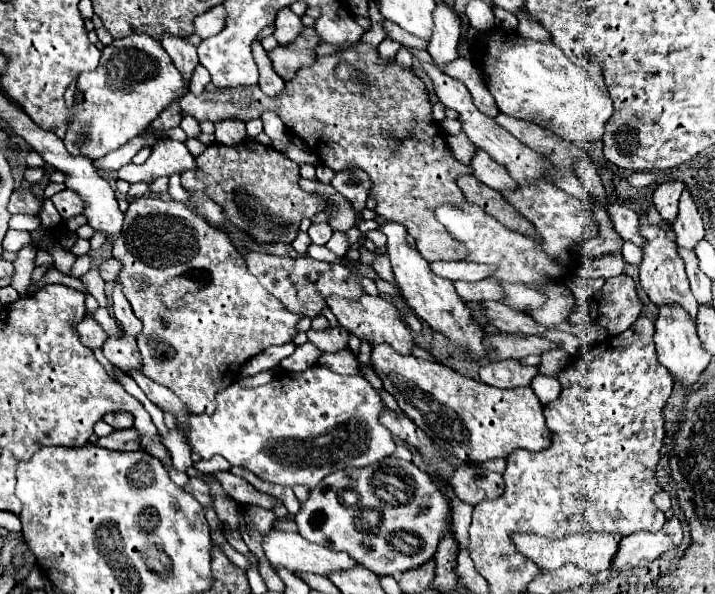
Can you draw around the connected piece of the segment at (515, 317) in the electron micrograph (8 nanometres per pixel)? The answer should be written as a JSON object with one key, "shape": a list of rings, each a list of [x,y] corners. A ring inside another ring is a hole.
{"shape":[[[482,302],[482,310],[488,318],[488,324],[496,326],[500,332],[510,334],[540,334],[542,326],[538,326],[528,314],[510,310],[502,302]]]}

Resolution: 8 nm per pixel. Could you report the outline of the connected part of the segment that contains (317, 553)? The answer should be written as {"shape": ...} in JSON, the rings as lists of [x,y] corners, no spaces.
{"shape":[[[270,528],[264,534],[264,554],[274,568],[288,568],[290,572],[312,572],[328,576],[334,570],[344,570],[356,564],[348,554],[318,546],[298,532],[284,532]]]}

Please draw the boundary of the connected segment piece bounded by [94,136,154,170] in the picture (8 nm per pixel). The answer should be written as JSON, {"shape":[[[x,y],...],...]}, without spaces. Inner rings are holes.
{"shape":[[[136,136],[136,138],[132,138],[130,142],[126,142],[122,148],[118,148],[118,150],[114,150],[114,152],[98,158],[98,160],[94,160],[94,166],[96,166],[98,170],[100,170],[100,168],[102,168],[102,170],[120,170],[122,166],[126,166],[126,164],[132,162],[132,158],[140,152],[140,148],[142,148],[146,142],[152,146],[152,144],[154,144],[154,138],[144,140],[144,138]]]}

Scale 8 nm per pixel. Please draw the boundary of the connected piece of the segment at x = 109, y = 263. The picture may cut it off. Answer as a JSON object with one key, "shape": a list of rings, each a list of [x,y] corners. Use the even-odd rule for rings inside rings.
{"shape":[[[108,258],[108,260],[104,260],[104,262],[98,266],[98,270],[100,270],[102,280],[106,280],[106,282],[116,282],[122,266],[120,266],[120,262],[118,262],[116,258]]]}

